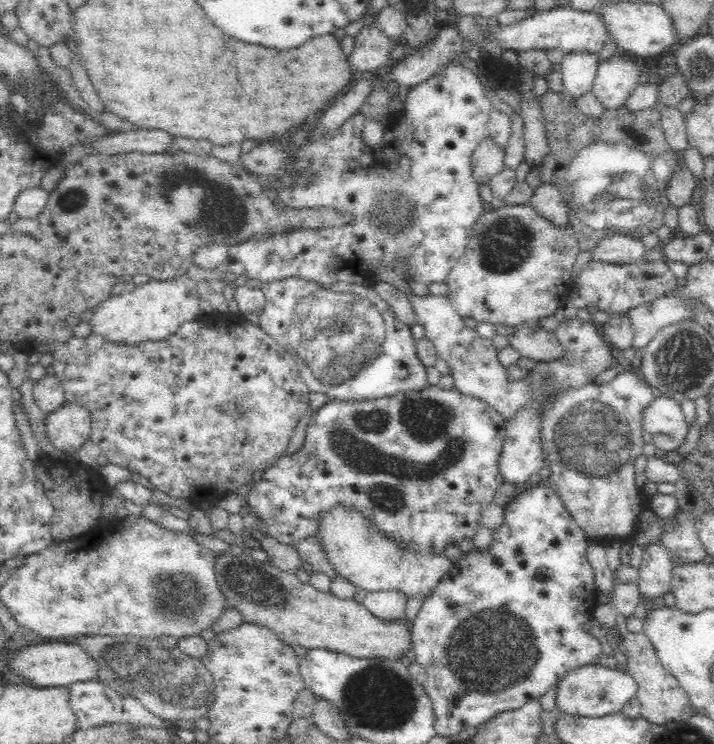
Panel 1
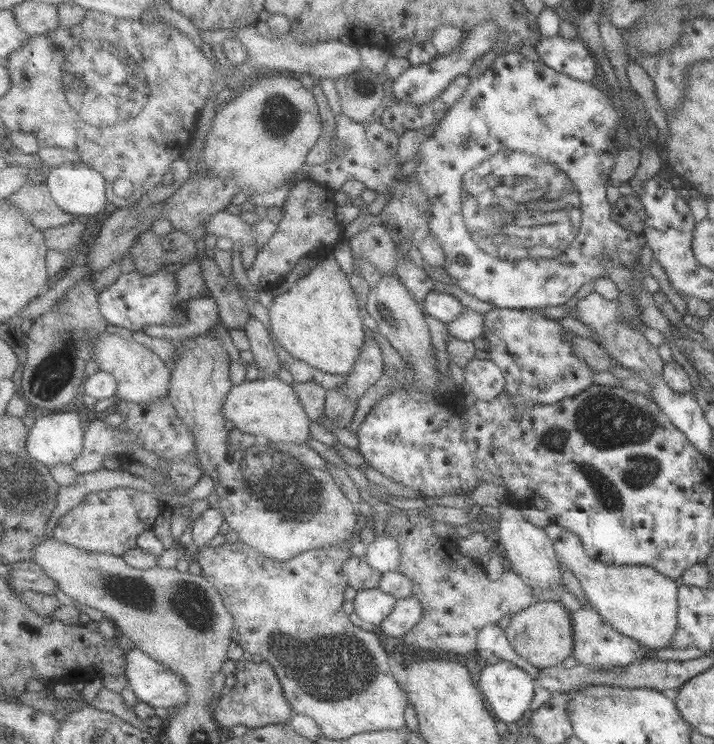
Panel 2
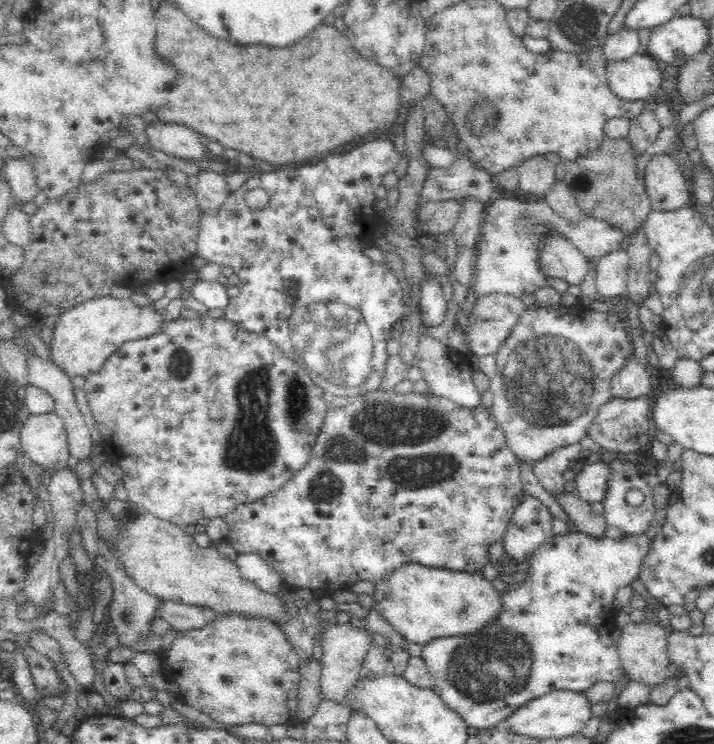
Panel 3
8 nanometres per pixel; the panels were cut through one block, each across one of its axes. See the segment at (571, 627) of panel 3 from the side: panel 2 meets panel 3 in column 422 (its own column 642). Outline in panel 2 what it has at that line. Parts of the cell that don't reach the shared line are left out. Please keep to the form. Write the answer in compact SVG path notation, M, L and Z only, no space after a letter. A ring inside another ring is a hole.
M563 583L549 590L540 591L535 589L534 595L536 602L557 601L567 607L571 626L573 626L574 646L572 656L577 660L578 665L598 668L599 670L610 670L614 666L630 666L638 658L655 657L655 652L648 655L636 640L616 631L611 625L607 624L589 602L582 605Z

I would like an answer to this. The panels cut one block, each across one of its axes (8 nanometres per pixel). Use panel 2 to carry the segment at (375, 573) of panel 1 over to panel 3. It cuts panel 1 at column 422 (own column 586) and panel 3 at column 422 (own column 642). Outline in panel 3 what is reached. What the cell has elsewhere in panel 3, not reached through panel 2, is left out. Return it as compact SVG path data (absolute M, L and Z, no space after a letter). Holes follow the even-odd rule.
M403 564L375 584L373 606L407 642L423 646L435 638L462 636L481 631L498 618L501 593L481 573Z

